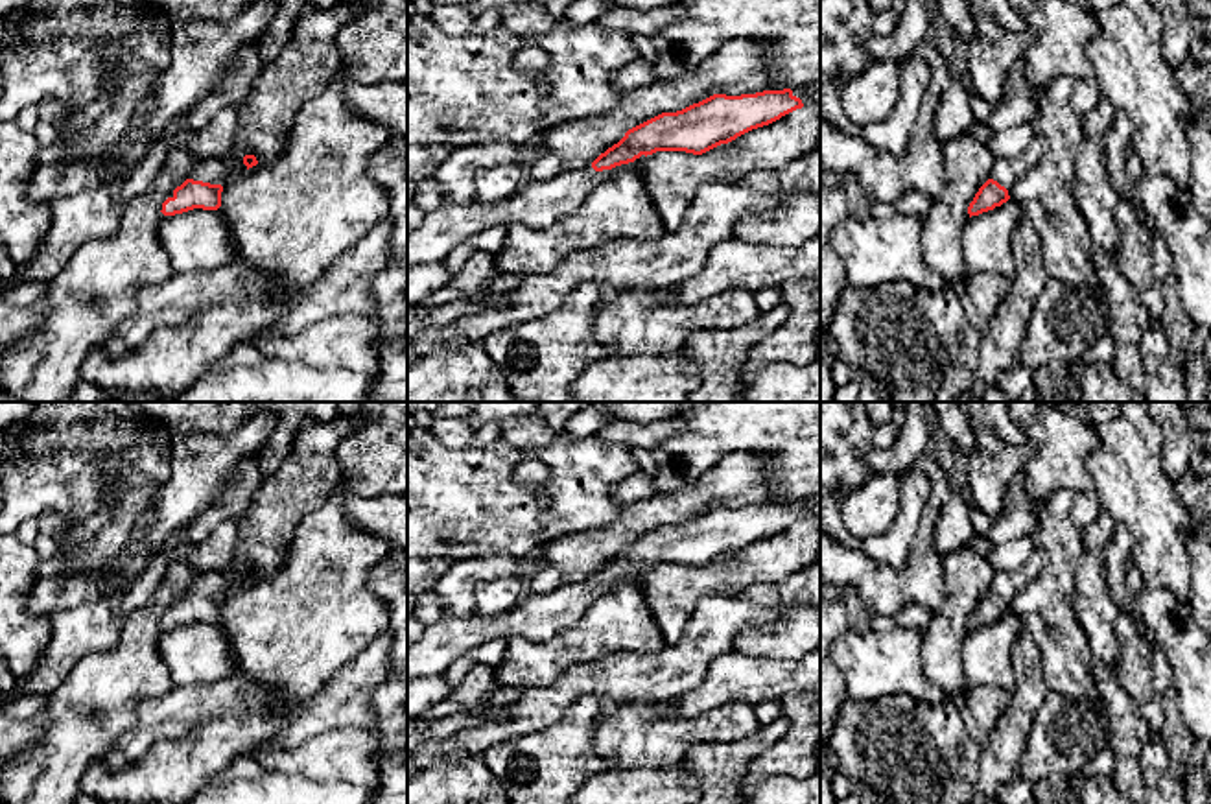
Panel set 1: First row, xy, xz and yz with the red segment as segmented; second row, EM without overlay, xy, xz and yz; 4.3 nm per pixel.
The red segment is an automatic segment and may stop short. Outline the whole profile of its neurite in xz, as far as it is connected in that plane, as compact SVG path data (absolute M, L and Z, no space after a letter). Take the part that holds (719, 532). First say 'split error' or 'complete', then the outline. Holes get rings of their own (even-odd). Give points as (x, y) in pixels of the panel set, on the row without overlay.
split error | M820 496L741 509L713 507L682 524L662 526L629 542L617 557L586 579L546 594L523 594L511 612L492 618L446 616L426 625L422 638L407 647L407 680L442 675L455 658L496 638L546 642L581 623L595 599L625 581L634 581L647 568L702 568L809 518L820 518Z

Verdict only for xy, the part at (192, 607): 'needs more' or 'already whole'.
needs more

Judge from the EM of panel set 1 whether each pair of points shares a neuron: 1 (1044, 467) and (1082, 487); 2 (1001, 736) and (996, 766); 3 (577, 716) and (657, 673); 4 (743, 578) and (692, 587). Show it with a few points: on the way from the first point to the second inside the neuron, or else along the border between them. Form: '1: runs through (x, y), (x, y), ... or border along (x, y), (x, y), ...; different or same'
1: runs through (1053, 467), (1062, 467), (1073, 478); same
2: runs through (1001, 744), (999, 758); same
3: border along (611, 699), (579, 697), (566, 710); different
4: runs through (730, 578), (705, 581); same

